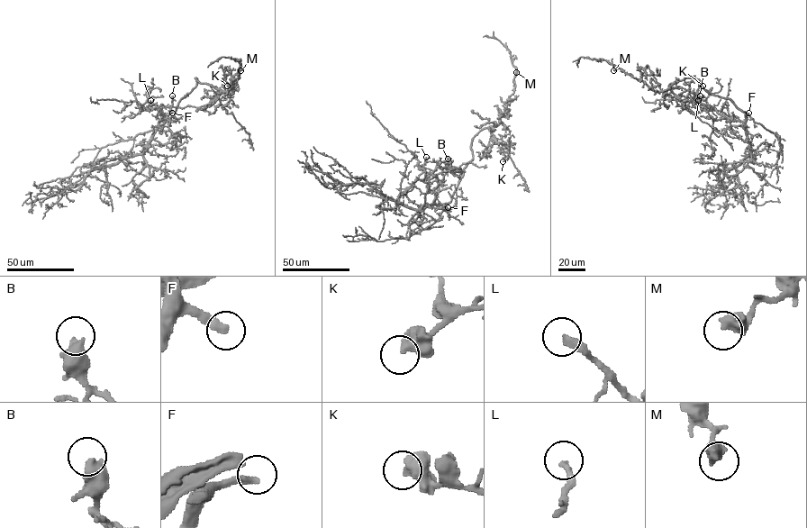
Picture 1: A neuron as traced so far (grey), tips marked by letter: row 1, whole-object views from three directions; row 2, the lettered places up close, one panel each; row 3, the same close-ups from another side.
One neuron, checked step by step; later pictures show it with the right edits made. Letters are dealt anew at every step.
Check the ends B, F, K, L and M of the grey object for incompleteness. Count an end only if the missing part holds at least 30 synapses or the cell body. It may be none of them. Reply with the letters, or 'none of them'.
F, L

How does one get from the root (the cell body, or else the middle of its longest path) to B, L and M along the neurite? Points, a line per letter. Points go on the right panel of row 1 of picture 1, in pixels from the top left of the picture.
B: (735, 104), (745, 113), (744, 121), (724, 118), (700, 95)
L: (735, 104), (745, 113), (744, 121), (724, 118), (698, 100)
M: (735, 104), (708, 92), (697, 78), (684, 78), (671, 83), (665, 91), (657, 92), (621, 68), (613, 70)

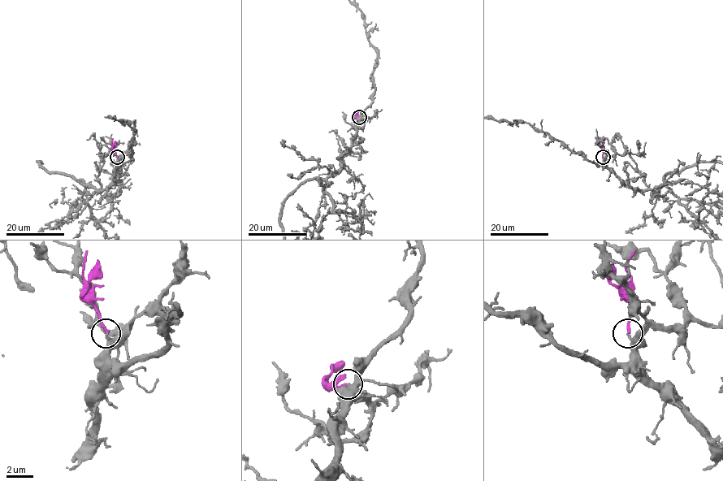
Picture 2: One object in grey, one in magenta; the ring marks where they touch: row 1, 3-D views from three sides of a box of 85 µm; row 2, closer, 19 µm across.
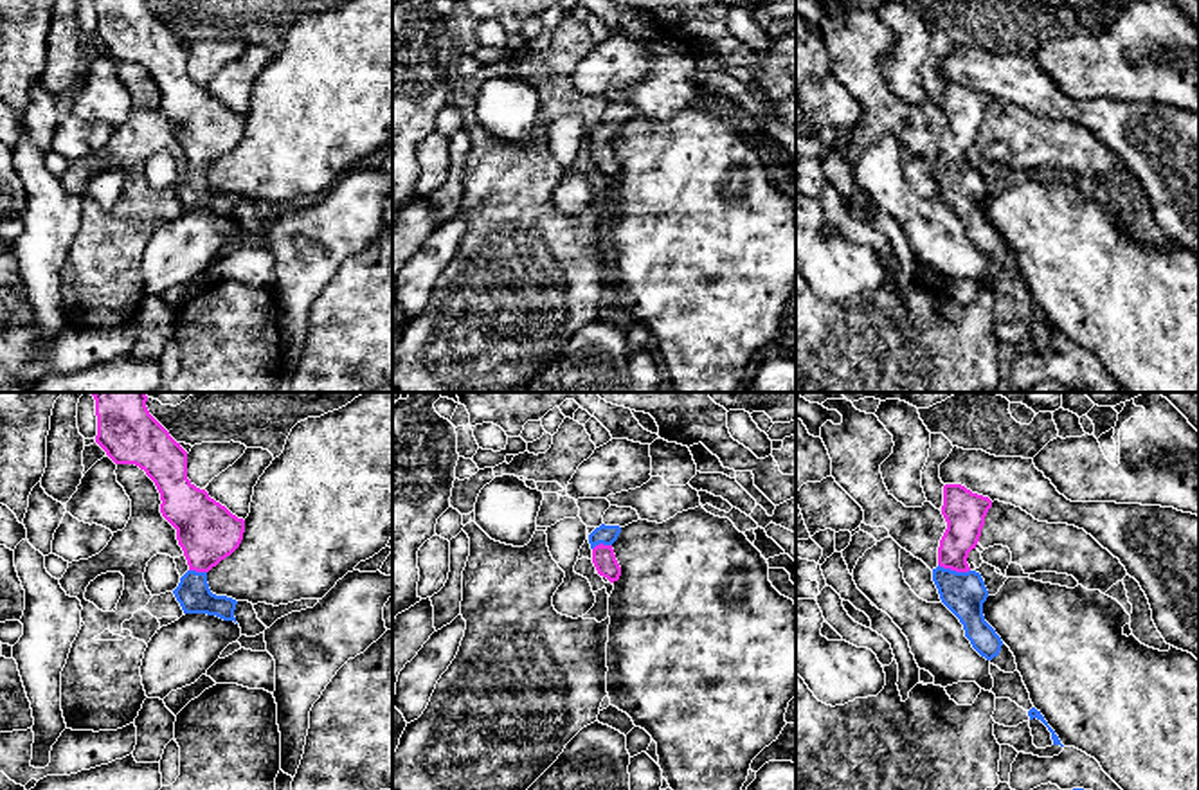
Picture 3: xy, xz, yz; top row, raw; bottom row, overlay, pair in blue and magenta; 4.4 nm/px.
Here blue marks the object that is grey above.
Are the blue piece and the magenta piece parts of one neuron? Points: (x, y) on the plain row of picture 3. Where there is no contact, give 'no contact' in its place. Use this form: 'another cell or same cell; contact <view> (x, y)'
same cell; contact yz (955, 168)

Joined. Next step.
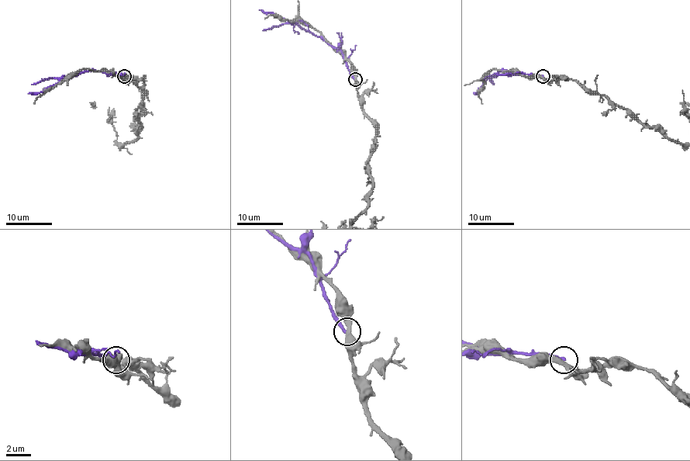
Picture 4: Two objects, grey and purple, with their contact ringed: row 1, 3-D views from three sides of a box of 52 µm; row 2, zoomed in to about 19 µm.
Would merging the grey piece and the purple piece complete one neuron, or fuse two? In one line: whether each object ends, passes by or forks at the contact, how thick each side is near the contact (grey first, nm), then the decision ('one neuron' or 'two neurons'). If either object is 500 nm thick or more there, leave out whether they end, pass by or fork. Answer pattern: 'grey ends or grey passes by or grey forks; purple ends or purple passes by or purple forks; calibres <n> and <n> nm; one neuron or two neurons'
grey passes by; purple ends; calibres 380 and 280 nm; two neurons

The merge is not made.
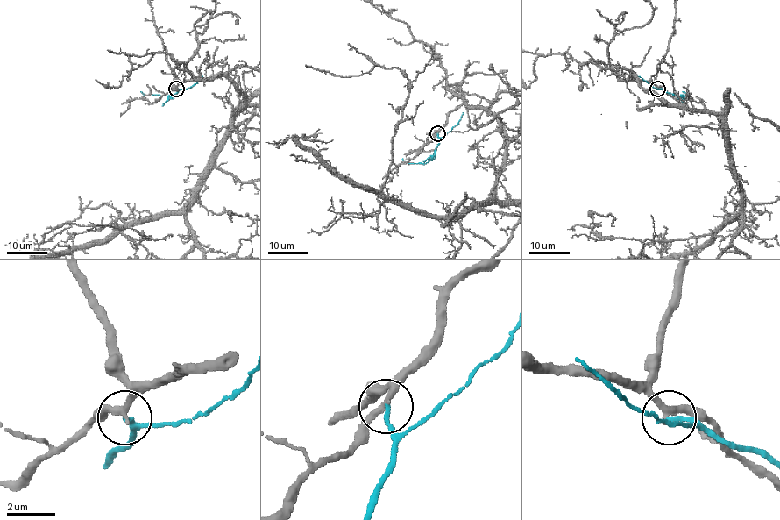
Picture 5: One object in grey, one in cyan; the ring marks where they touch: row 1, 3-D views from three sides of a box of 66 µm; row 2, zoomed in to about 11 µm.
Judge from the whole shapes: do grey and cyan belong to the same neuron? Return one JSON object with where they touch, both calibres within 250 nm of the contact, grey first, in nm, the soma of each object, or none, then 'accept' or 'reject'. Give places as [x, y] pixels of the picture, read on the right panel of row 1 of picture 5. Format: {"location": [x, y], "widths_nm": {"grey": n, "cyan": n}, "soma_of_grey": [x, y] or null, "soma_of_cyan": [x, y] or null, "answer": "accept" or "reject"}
{"location": [657, 89], "widths_nm": {"grey": 280, "cyan": 190}, "soma_of_grey": null, "soma_of_cyan": null, "answer": "reject"}

